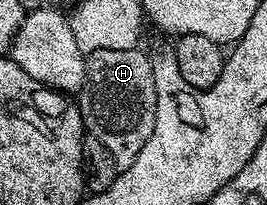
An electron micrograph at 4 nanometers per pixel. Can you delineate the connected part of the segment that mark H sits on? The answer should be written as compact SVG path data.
M140 48L127 51L107 51L100 49L88 54L85 63L85 88L80 90L79 108L81 122L86 130L100 136L102 143L111 151L111 159L115 159L118 170L131 167L135 163L135 155L143 151L143 143L155 131L155 75L153 74L153 62L150 54L141 53Z

